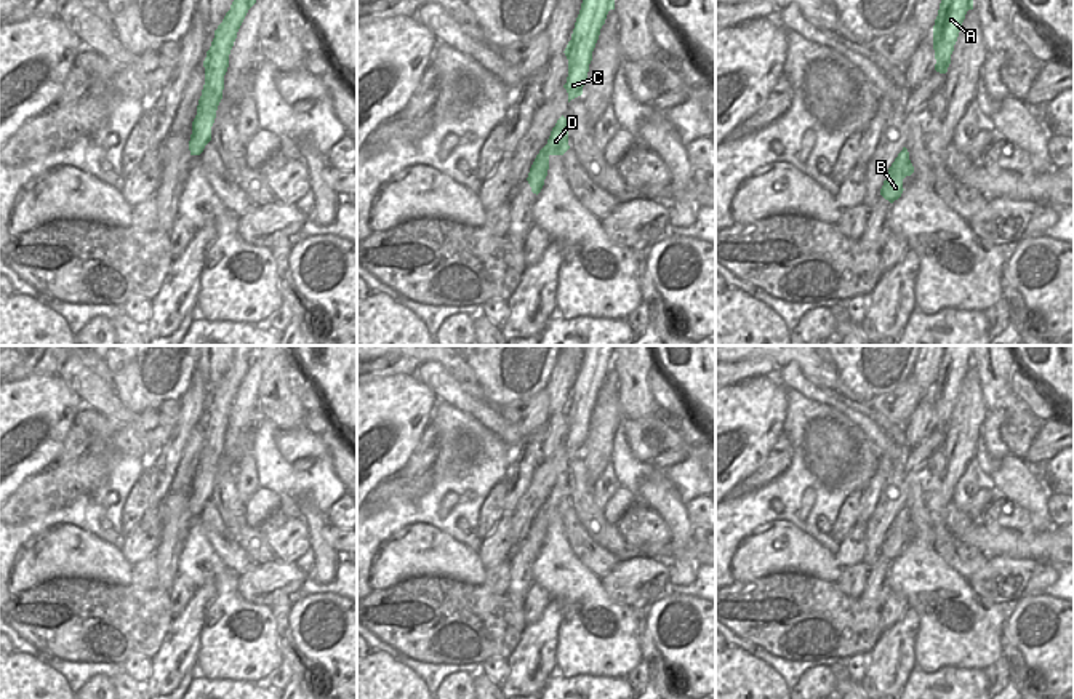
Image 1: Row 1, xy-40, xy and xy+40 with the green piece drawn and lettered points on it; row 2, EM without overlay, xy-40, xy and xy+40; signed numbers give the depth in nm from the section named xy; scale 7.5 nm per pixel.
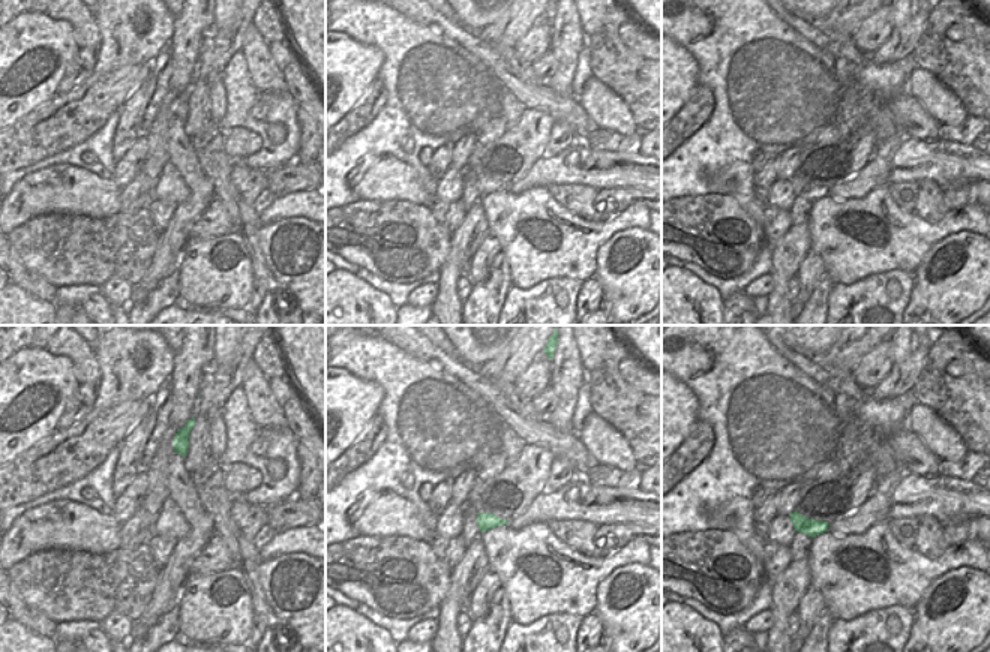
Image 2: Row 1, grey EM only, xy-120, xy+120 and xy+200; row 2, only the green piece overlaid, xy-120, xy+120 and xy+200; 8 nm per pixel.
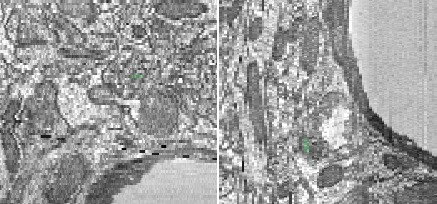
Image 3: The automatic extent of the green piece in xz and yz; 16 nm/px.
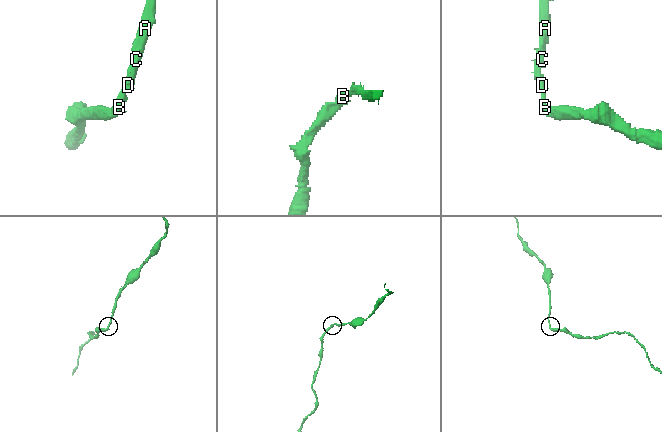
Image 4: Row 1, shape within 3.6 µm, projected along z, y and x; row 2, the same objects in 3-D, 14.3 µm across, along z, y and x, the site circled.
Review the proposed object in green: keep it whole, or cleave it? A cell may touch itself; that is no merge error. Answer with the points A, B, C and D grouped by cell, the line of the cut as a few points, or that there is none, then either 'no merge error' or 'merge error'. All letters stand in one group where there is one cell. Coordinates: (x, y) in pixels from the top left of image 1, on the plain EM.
A B C D | no cut | no merge error

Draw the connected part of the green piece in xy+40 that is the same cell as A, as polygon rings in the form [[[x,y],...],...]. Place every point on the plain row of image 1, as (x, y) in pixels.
[[[944,346],[944,355],[933,384],[935,429],[940,432],[948,430],[968,368],[973,368],[972,346]]]

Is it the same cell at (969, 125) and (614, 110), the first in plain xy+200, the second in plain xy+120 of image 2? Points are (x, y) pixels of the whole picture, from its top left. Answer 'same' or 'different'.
different

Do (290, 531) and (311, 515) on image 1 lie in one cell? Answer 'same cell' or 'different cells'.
different cells

